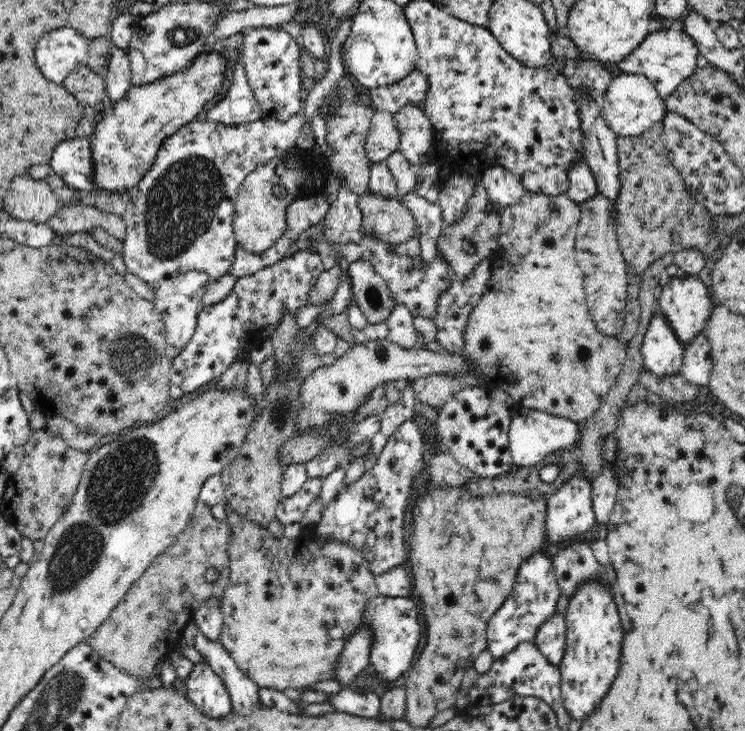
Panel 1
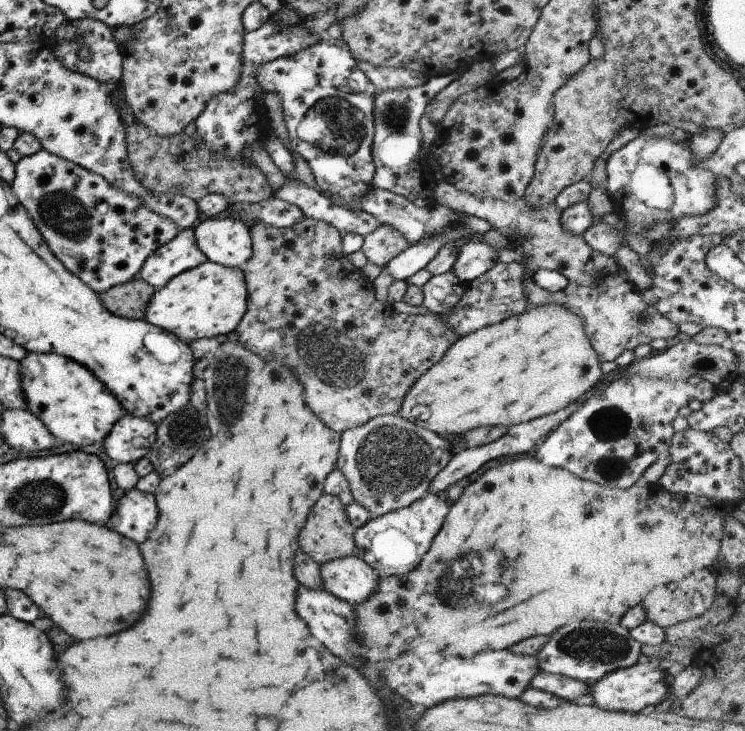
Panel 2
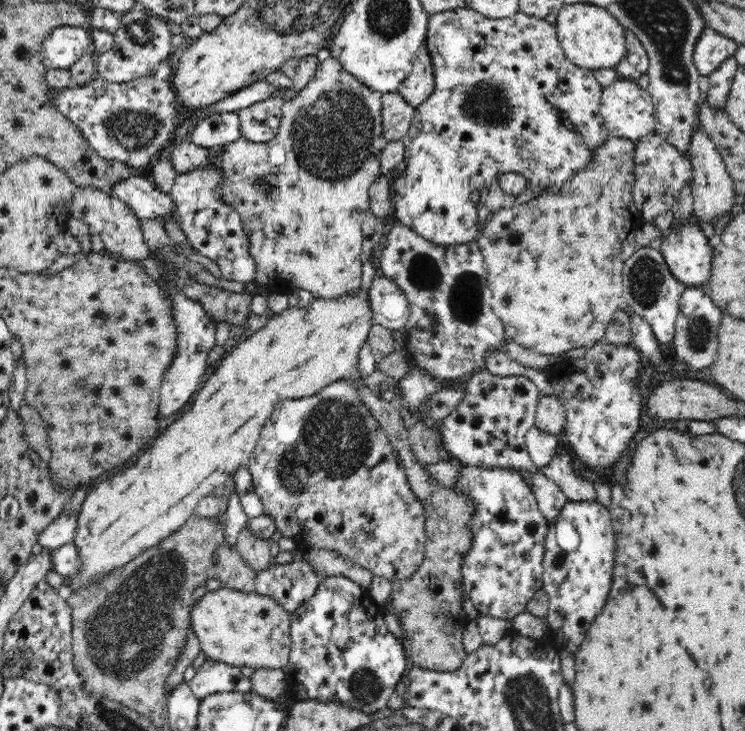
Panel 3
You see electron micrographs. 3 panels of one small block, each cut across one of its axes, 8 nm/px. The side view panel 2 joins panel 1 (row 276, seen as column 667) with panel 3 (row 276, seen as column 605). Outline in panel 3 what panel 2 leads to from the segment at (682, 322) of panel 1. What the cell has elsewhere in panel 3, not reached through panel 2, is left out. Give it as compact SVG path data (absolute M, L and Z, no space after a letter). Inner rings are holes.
M693 219L684 226L674 222L673 231L662 240L660 253L669 271L686 288L706 285L711 275L713 249Z

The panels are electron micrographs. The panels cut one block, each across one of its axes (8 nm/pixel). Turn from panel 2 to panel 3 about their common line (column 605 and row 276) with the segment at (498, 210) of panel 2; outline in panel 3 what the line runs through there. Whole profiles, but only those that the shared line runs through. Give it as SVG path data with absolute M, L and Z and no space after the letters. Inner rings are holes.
M329 57L318 65L314 76L298 91L296 98L284 103L280 130L272 140L257 143L241 136L224 146L224 154L218 158L192 141L166 148L166 159L178 175L208 163L220 165L224 173L222 200L240 213L243 229L250 240L249 253L255 260L255 280L266 284L271 294L302 289L322 300L360 294L362 222L370 206L369 188L381 175L380 153L388 144L383 137L381 121L382 95L362 84ZM252 222L260 228L250 229Z

